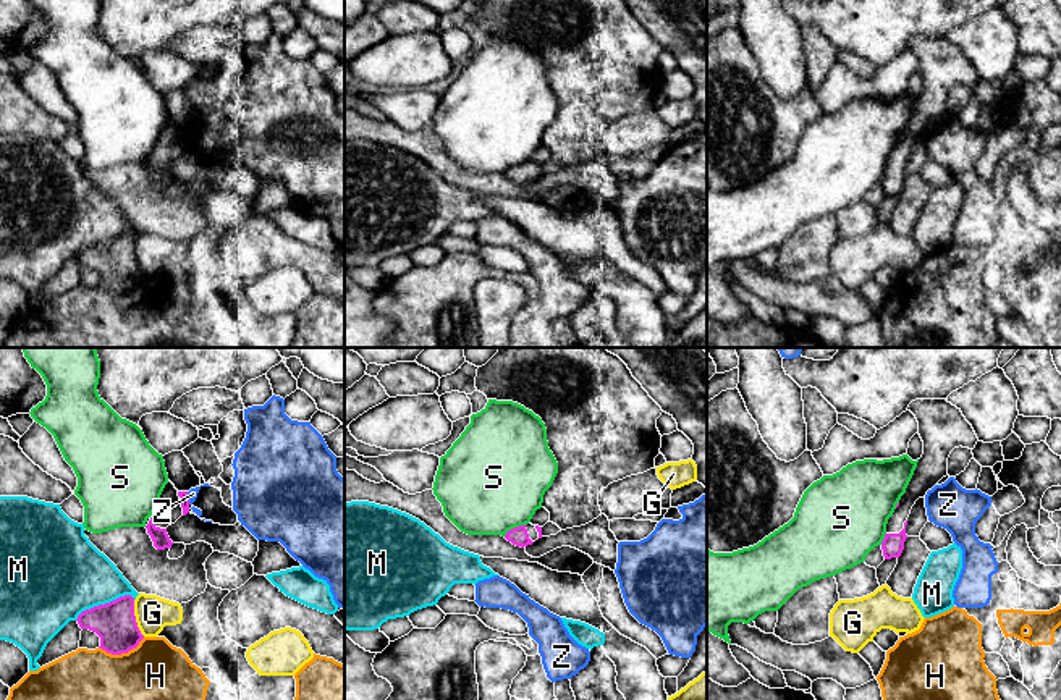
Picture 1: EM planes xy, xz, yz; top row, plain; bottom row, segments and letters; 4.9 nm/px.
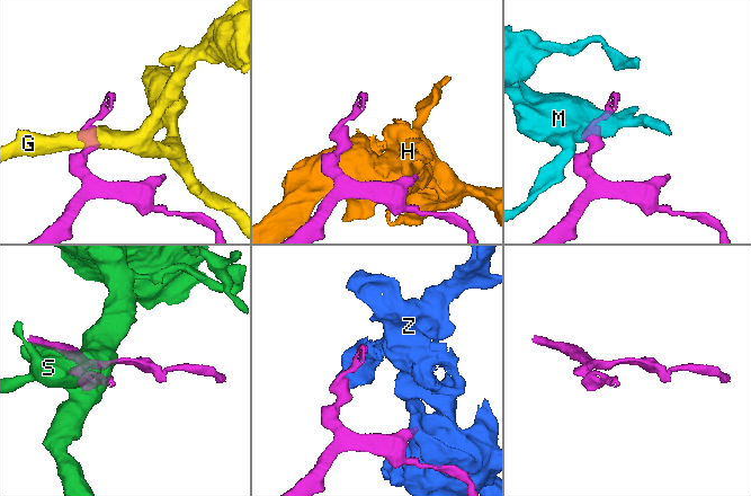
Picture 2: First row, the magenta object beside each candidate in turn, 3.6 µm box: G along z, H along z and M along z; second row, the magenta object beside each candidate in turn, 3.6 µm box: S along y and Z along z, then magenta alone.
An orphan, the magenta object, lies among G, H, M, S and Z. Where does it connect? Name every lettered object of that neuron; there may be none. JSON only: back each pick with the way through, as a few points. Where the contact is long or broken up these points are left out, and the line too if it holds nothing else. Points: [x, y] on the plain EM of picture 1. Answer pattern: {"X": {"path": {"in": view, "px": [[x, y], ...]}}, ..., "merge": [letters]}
{"merge": []}

